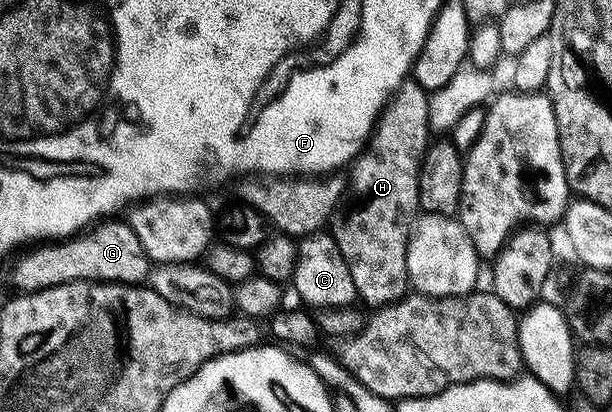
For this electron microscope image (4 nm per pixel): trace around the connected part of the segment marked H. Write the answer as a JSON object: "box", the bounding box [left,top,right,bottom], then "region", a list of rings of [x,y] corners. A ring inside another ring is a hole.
{"box":[329,79,432,306],"region":[[[408,79],[391,96],[375,123],[371,140],[350,166],[349,197],[355,200],[355,209],[344,217],[336,216],[329,232],[345,263],[349,263],[349,275],[353,275],[358,300],[364,301],[364,306],[391,305],[409,293],[407,244],[421,213],[419,172],[432,137],[428,90]]]}

